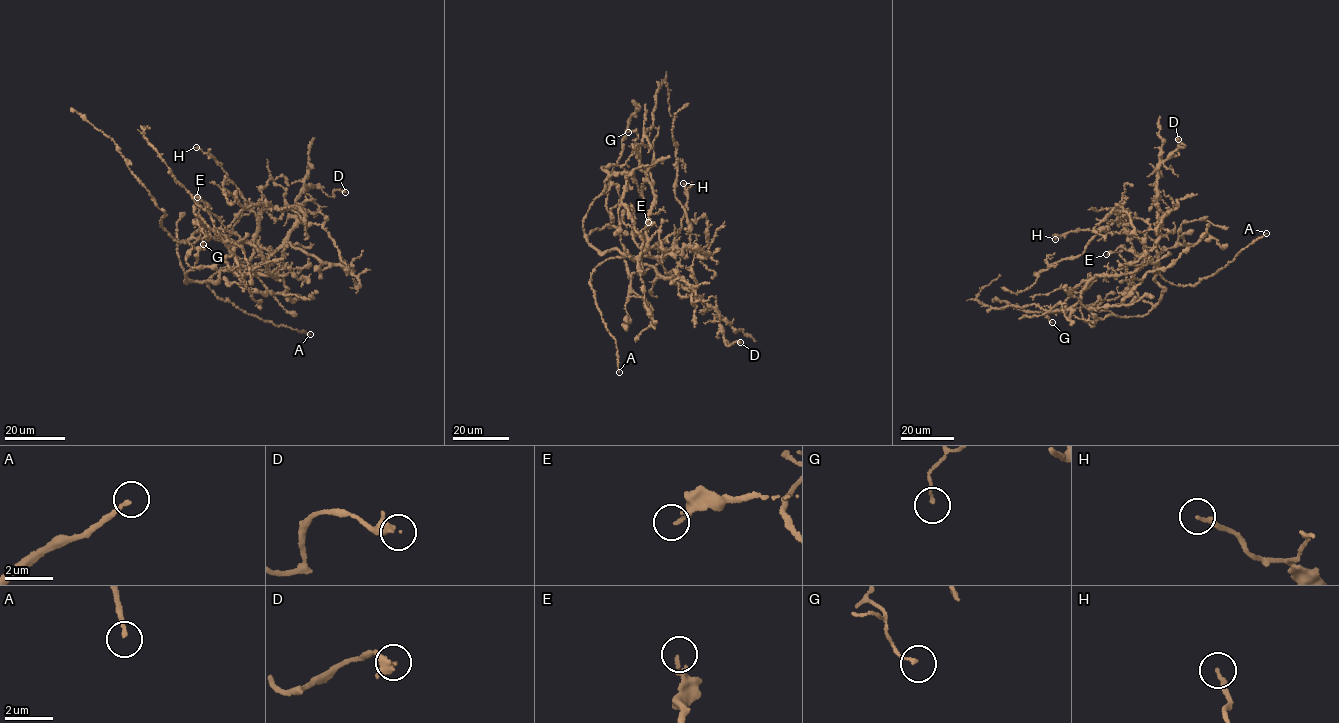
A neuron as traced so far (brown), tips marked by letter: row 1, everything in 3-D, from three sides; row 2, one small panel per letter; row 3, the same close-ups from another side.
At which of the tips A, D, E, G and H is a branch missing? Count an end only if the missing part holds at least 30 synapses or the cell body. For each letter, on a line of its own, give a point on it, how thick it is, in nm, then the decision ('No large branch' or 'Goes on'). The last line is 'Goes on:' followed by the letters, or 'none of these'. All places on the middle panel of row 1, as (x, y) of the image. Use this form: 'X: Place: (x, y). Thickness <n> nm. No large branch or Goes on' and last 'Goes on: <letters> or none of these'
A: Place: (619, 372). Thickness 170 nm. Goes on
D: Place: (740, 342). Thickness 280 nm. No large branch
E: Place: (648, 222). Thickness 160 nm. No large branch
G: Place: (628, 132). Thickness 120 nm. No large branch
H: Place: (683, 183). Thickness 160 nm. No large branch
Goes on: A

